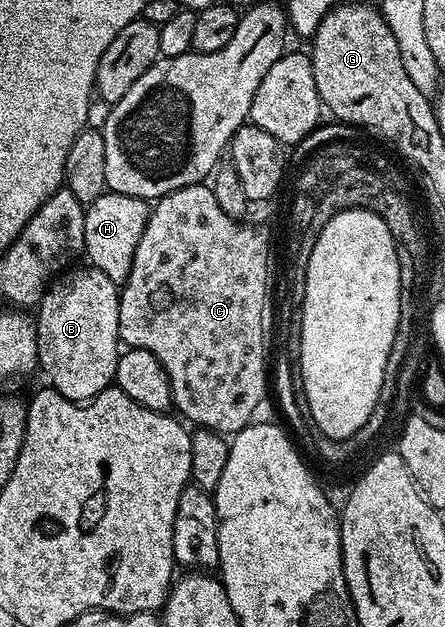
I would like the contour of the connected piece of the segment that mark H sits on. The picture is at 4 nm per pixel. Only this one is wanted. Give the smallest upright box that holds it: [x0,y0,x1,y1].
[83,190,149,285]

